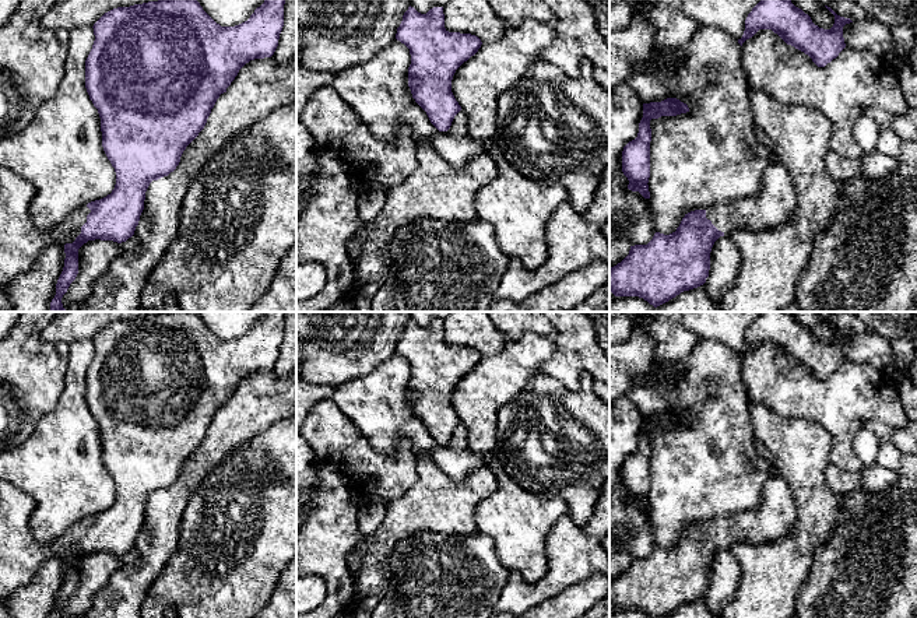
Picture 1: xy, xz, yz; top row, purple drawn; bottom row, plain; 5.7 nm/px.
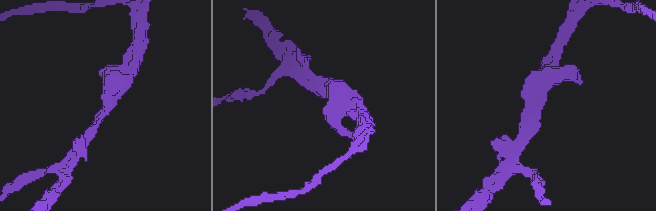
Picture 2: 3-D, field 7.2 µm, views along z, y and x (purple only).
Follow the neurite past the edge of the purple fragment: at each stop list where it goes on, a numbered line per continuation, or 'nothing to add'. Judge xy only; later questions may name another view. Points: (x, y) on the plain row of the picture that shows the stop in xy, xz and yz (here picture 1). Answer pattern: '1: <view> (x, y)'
1: xy (21, 555)

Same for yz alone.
1: yz (775, 516)

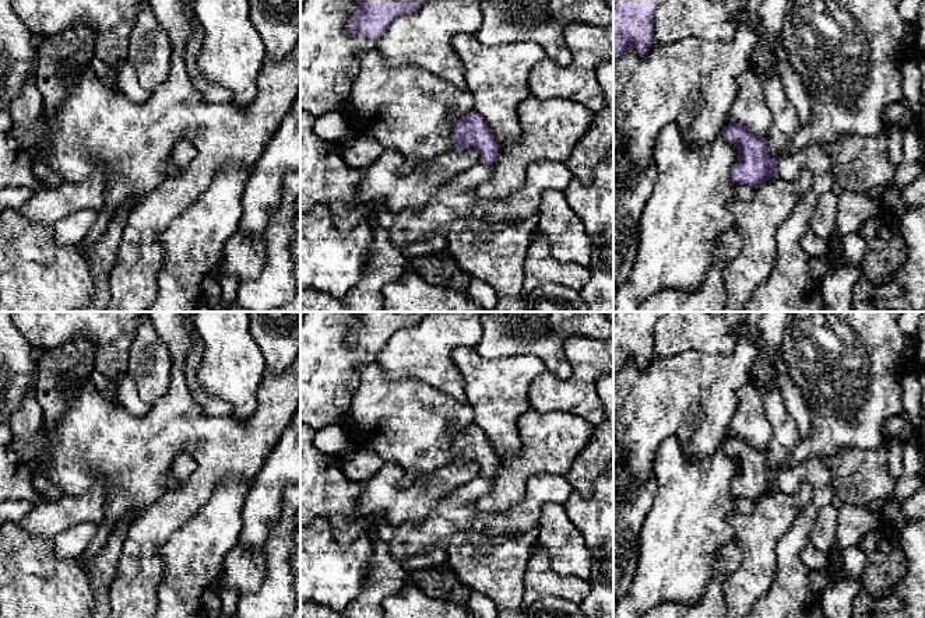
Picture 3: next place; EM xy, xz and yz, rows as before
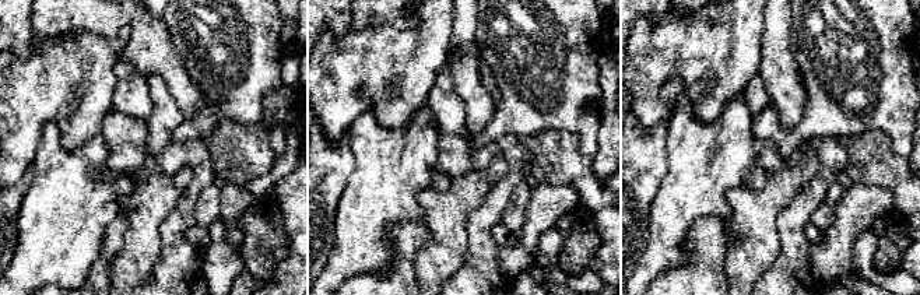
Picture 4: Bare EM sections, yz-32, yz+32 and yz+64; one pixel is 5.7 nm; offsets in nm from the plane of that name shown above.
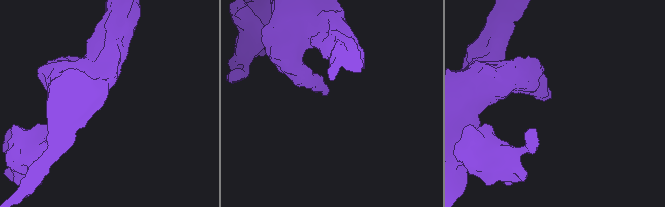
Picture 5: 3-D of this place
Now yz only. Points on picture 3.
nothing to add

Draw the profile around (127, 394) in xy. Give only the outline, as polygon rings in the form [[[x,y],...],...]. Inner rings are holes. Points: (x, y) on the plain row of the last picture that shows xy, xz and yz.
[[[127,373],[117,382],[116,398],[134,417],[145,415],[152,407],[141,400],[137,383]]]

